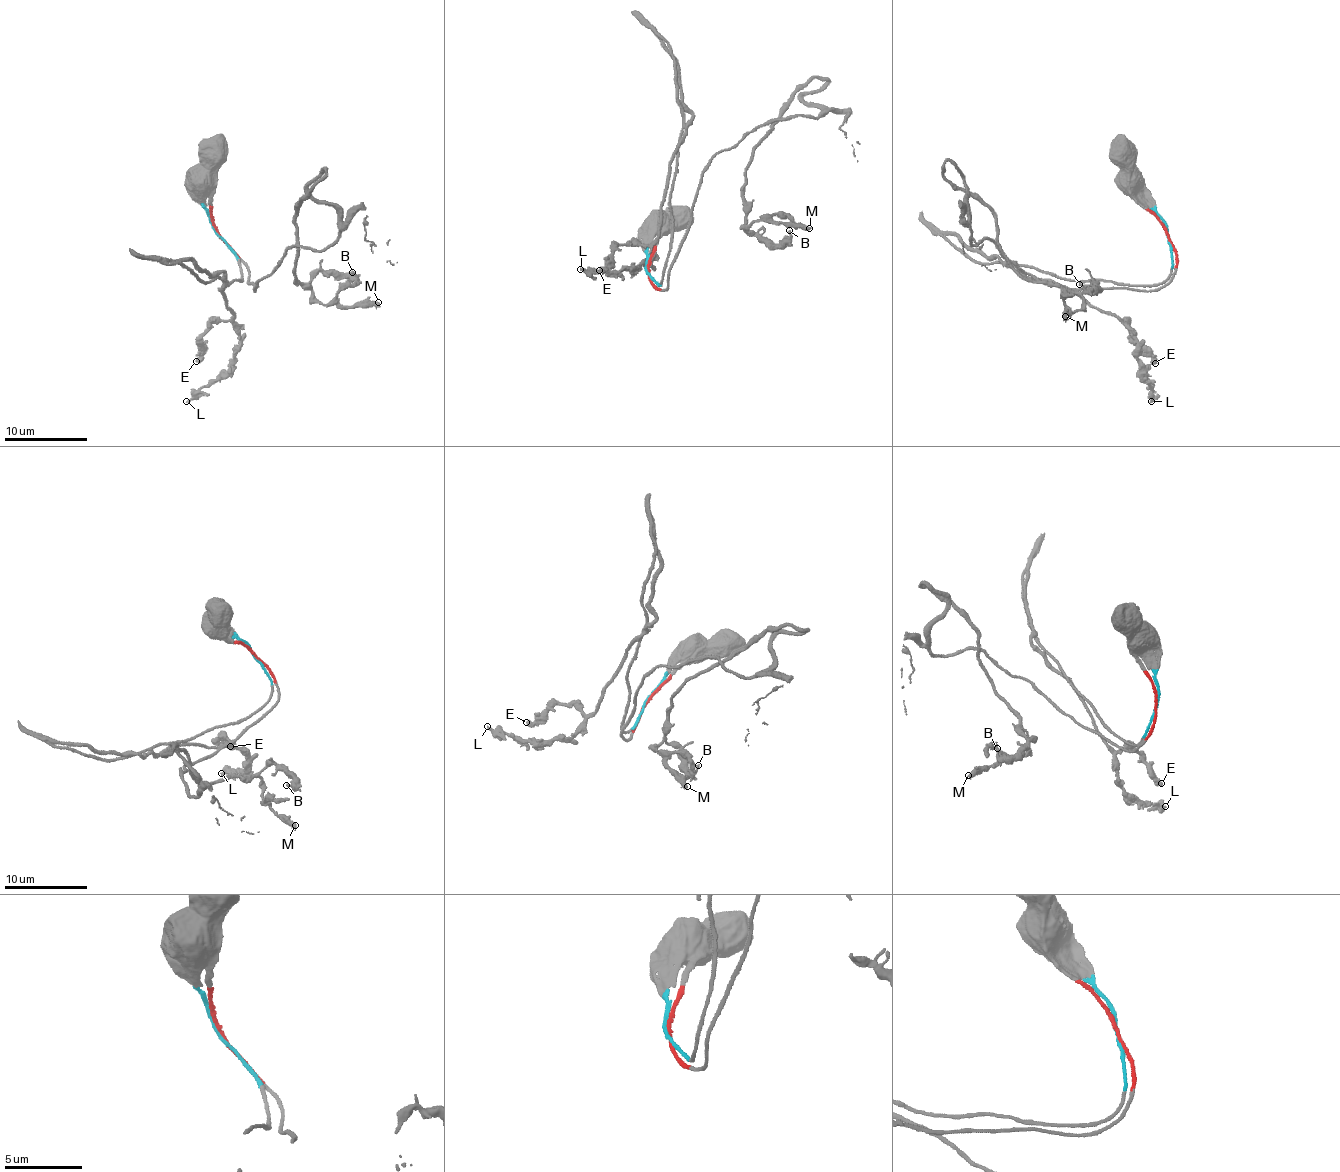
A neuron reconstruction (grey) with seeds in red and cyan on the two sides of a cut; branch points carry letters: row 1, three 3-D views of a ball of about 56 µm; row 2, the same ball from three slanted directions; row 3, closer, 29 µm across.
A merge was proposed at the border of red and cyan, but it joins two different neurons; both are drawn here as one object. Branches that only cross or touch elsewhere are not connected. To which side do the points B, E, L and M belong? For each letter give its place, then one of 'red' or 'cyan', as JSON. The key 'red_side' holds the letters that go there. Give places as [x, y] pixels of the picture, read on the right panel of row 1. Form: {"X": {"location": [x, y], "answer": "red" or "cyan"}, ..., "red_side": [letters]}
{"B": {"location": [1079, 284], "answer": "red"}, "E": {"location": [1155, 363], "answer": "cyan"}, "L": {"location": [1151, 401], "answer": "cyan"}, "M": {"location": [1065, 316], "answer": "red"}, "red_side": ["B", "M"]}

